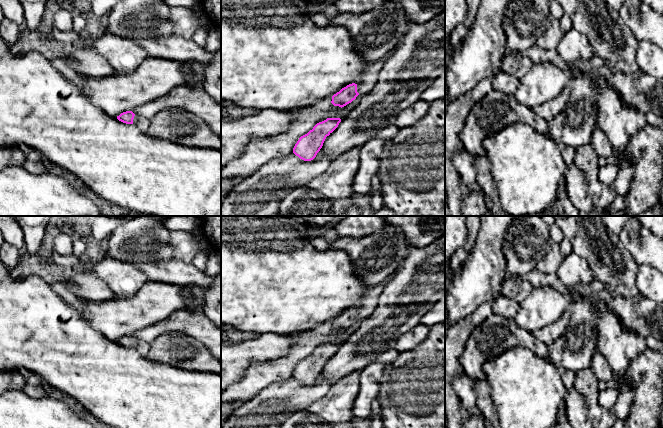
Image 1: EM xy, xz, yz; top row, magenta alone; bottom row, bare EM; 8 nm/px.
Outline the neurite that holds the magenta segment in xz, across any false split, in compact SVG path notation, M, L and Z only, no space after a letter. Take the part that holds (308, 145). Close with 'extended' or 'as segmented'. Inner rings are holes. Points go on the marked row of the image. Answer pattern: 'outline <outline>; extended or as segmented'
outline M327 118L317 123L312 130L301 136L293 148L293 153L304 161L313 160L329 136L341 122L340 118Z; as segmented

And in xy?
outline M132 111L121 113L117 119L126 124L135 124L143 133L146 133L150 126L150 119L135 115Z; extended

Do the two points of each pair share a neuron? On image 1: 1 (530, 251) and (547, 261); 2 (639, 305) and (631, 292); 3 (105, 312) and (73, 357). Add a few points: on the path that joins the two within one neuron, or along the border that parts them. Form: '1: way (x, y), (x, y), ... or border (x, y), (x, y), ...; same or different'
1: border (553, 243), (550, 250), (535, 267); different
2: border (611, 292), (625, 297), (637, 297), (639, 295); different
3: border (81, 315), (95, 330), (114, 340); different

